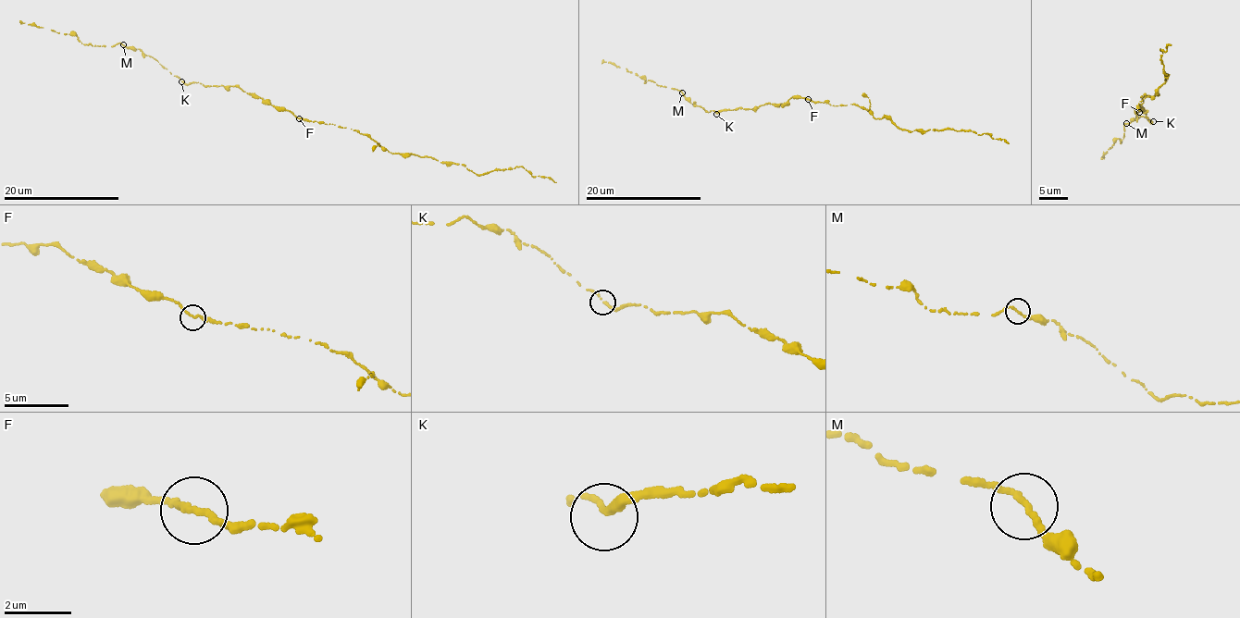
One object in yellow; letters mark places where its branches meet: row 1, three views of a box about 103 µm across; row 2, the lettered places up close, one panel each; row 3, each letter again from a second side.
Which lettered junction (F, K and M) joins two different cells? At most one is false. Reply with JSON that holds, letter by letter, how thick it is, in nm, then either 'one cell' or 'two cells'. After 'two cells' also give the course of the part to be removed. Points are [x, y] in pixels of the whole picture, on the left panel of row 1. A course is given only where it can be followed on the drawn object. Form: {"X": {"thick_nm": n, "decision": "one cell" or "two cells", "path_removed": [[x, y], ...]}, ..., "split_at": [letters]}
{"F": {"thick_nm": 200, "decision": "one cell"}, "K": {"thick_nm": 220, "decision": "one cell"}, "M": {"thick_nm": 190, "decision": "one cell"}, "split_at": []}

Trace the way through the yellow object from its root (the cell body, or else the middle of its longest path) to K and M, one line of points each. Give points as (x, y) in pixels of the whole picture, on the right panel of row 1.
K: (1137, 112), (1141, 107), (1141, 110), (1137, 108), (1145, 110), (1146, 117), (1151, 123), (1153, 121)
M: (1137, 112), (1142, 109), (1137, 108), (1145, 110), (1146, 117), (1151, 123), (1147, 117), (1139, 116), (1126, 123)

